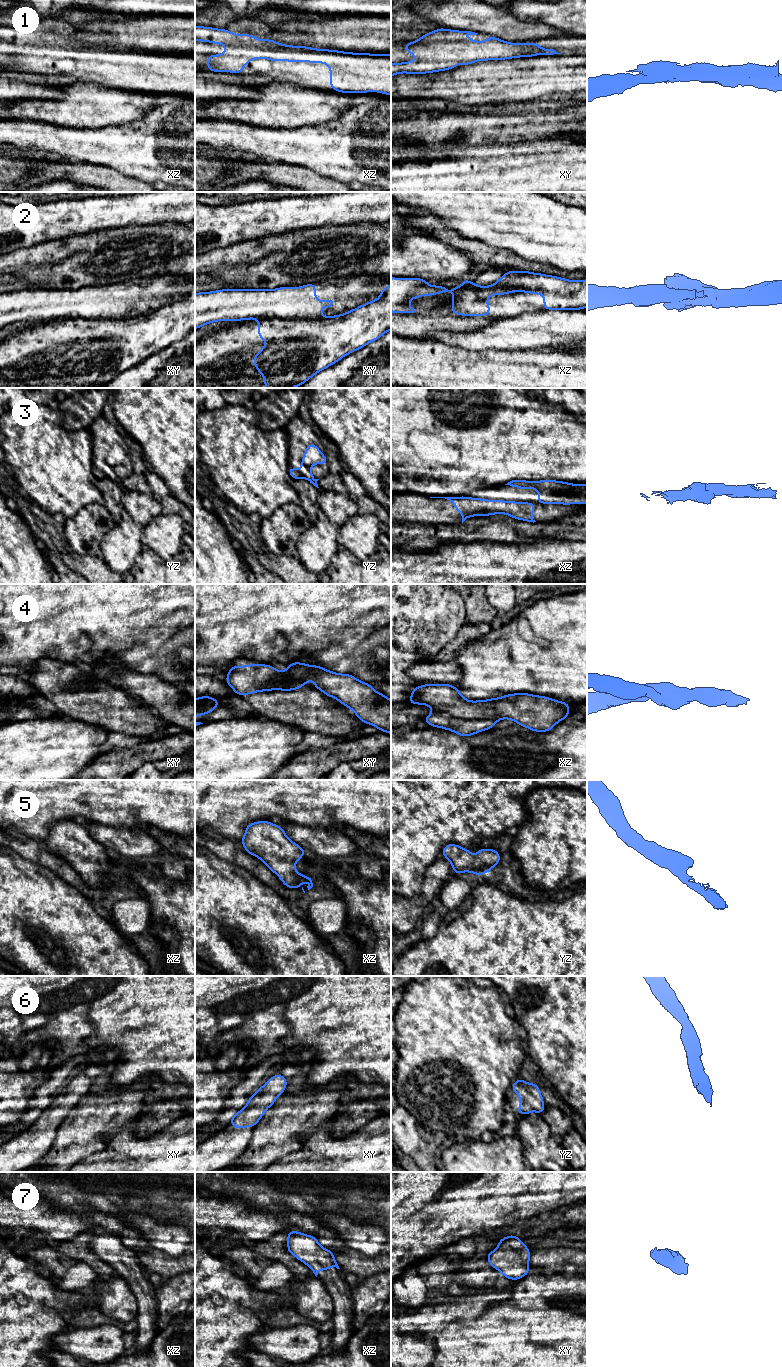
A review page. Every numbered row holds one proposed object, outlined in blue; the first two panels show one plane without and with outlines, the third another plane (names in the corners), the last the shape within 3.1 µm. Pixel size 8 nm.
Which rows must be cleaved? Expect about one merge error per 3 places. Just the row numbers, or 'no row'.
2, 3, 4

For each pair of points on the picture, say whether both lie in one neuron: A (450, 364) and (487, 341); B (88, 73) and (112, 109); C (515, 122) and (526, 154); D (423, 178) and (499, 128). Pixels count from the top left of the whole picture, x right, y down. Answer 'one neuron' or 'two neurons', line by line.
A: two neurons
B: two neurons
C: two neurons
D: two neurons

